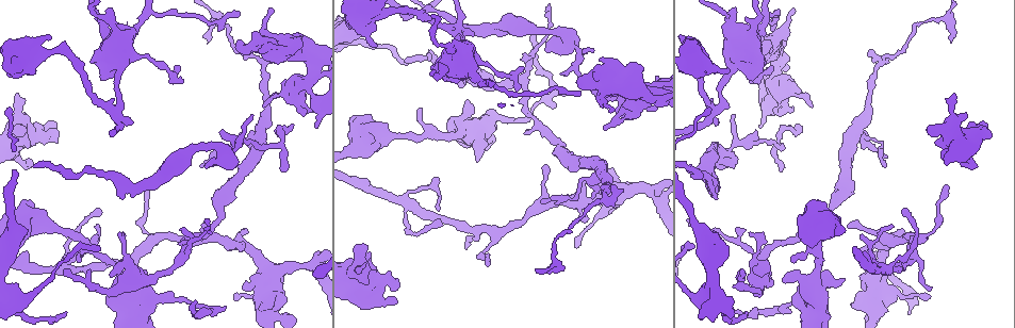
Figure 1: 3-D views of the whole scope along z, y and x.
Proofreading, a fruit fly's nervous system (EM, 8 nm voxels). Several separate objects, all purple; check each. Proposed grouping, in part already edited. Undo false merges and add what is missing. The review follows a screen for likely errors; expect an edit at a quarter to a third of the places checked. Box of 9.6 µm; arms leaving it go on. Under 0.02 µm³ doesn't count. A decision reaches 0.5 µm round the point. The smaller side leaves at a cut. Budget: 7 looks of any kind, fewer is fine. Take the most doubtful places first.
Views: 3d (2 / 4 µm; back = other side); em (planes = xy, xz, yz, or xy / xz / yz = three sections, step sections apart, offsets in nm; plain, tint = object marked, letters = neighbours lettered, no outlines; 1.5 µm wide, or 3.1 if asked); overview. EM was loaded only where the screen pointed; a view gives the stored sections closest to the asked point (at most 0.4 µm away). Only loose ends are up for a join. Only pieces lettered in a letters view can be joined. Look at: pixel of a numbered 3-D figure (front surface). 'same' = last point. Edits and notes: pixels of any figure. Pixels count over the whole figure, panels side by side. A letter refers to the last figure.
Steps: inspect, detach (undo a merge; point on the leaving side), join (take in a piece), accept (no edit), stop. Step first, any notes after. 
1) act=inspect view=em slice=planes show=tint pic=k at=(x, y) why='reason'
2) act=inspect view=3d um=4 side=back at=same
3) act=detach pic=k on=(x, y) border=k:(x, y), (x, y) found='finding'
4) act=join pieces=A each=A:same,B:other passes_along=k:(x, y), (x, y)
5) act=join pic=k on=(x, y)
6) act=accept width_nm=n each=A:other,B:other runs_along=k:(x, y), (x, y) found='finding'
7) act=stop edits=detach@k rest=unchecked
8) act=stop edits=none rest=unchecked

act=inspect view=em slice=xy step=4 show=plain pic=1 at=(95, 173) why='thin neck'

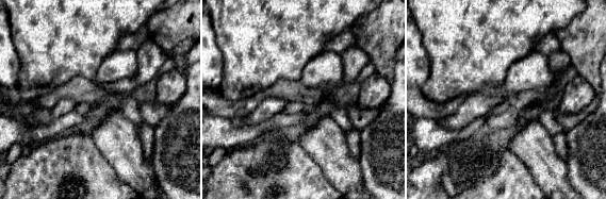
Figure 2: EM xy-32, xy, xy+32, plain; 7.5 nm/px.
act=inspect view=em slice=xy step=4 show=letters at=same why='see the neighbours'

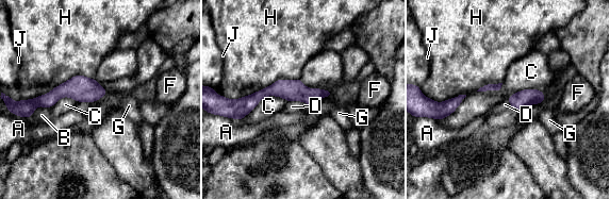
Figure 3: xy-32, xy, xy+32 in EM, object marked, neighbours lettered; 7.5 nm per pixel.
act=accept width_nm=130 longest_contact=H:550nm each=A:other,B:other,C:other,D:other,F:other,G:other,H:other,J:other found='all the same cell'

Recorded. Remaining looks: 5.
act=inspect view=3d um=2 pic=1 at=(220, 133) why='branch stops here'

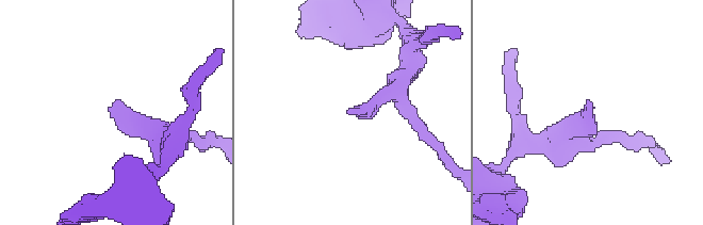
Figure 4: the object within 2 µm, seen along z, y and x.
act=inspect view=em slice=planes show=letters pic=4 at=(108, 108) why='shape alone is not enough'

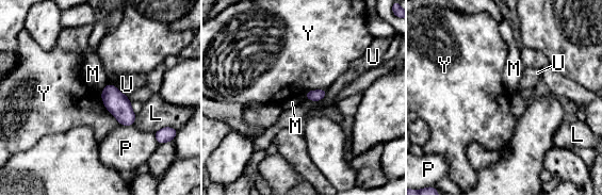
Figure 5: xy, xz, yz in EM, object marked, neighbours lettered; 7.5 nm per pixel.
act=accept longest_contact=Y:280nm each=L:other,M:other,P:other,U:other,Y:other border=5:(100, 93), (106, 109), (120, 124) found='no lettered piece goes on from it'

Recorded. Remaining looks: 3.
act=inspect view=3d um=2 side=back pic=1 at=(462, 84) why='free end'

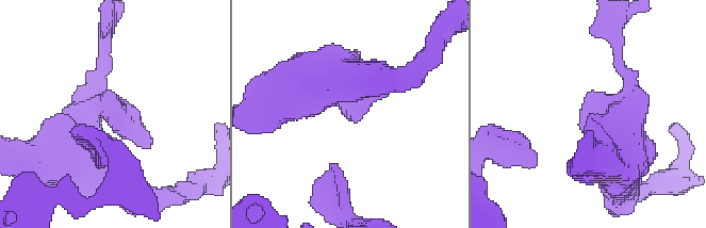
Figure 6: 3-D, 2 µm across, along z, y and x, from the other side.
act=inspect view=em slice=planes show=plain pic=6 at=(108, 91)

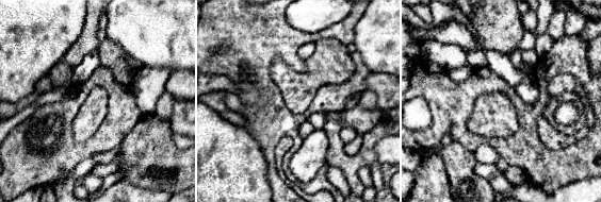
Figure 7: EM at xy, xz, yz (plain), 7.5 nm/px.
act=inspect view=em slice=planes show=letters at=same why='see the neighbours'

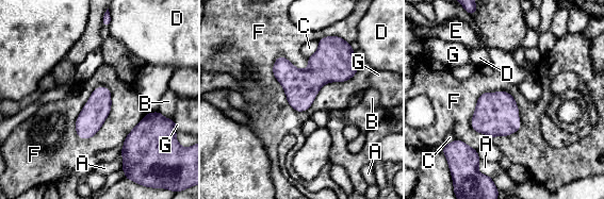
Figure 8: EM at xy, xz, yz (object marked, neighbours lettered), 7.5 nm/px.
act=accept each=A:other,B:other,C:other,D:other,E:other,F:other,G:other border=8:(513, 97), (484, 92), (471, 128) found='none of them fits'

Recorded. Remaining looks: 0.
act=stop edits=none rest=unchecked

